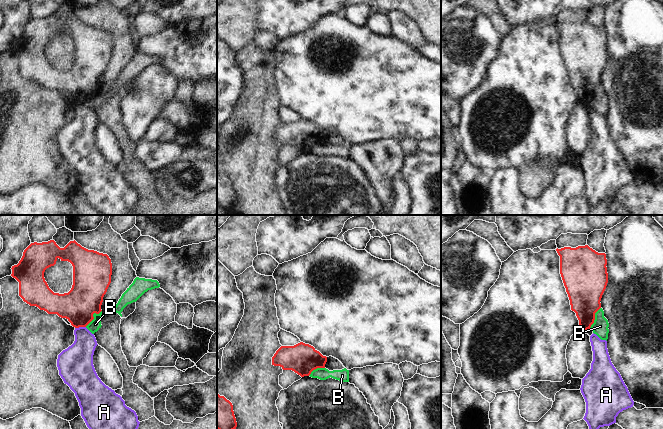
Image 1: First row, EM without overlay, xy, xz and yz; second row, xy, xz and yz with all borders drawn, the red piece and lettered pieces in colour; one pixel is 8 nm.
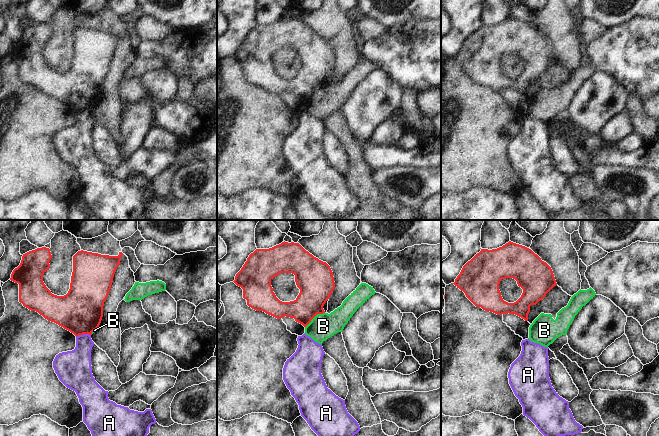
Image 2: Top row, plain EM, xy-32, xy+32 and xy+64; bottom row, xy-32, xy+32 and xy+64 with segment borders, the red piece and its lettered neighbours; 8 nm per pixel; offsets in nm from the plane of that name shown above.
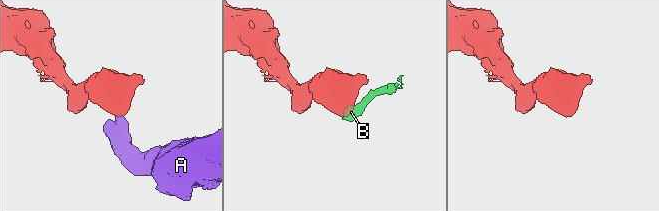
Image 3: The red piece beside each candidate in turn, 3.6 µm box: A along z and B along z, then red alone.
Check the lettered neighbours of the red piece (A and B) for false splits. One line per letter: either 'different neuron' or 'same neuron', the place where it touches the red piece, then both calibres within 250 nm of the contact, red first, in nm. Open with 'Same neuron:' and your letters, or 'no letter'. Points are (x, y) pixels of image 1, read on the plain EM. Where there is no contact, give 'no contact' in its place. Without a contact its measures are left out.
Same neuron: no letter
A: different neuron; meets red in xy at (80, 102); 280 nm thick on the red side, 240 nm on the other
B: different neuron; meets red in xy at (92, 92); 280 nm thick on the red side, 90 nm on the other

